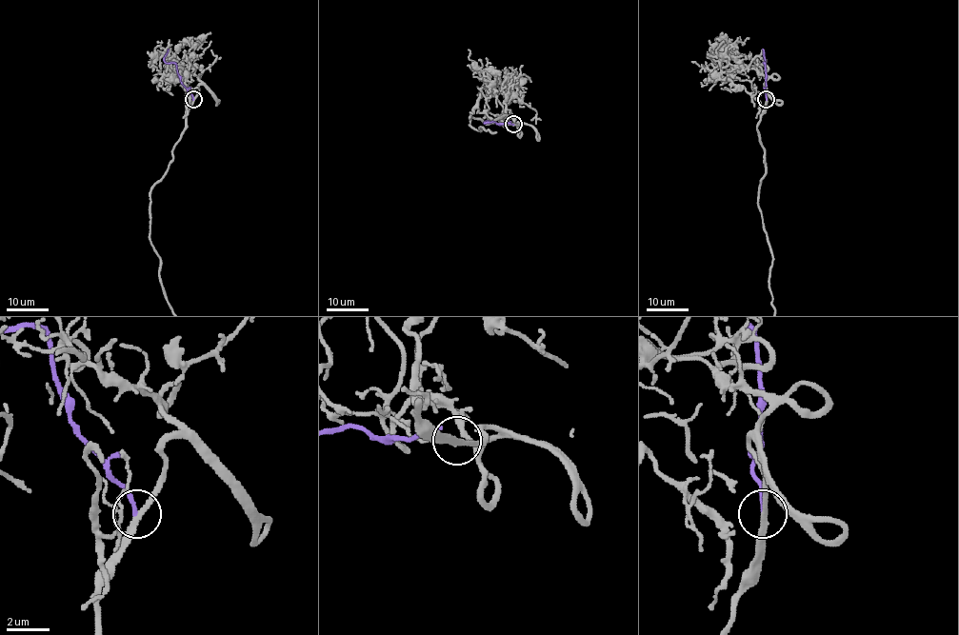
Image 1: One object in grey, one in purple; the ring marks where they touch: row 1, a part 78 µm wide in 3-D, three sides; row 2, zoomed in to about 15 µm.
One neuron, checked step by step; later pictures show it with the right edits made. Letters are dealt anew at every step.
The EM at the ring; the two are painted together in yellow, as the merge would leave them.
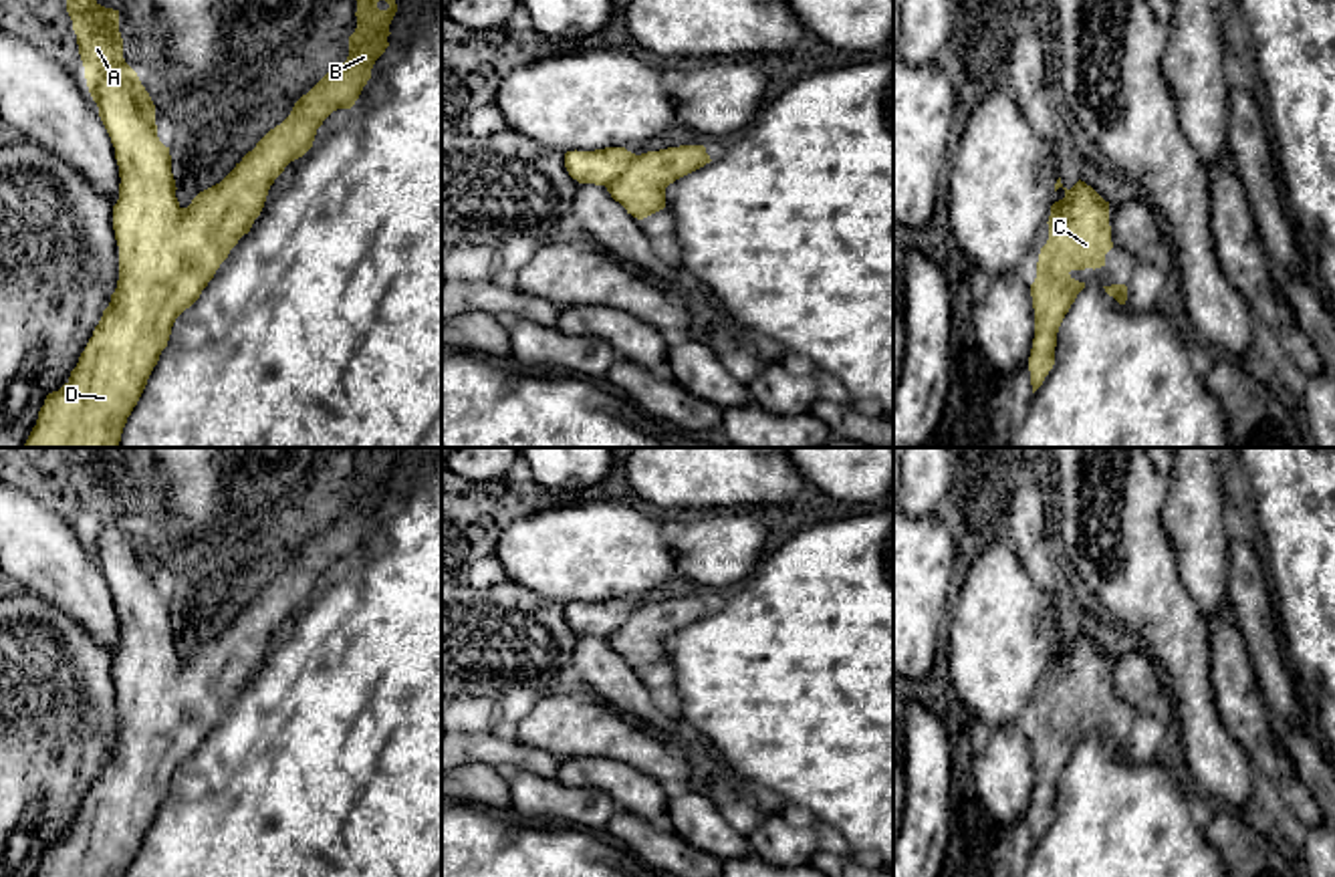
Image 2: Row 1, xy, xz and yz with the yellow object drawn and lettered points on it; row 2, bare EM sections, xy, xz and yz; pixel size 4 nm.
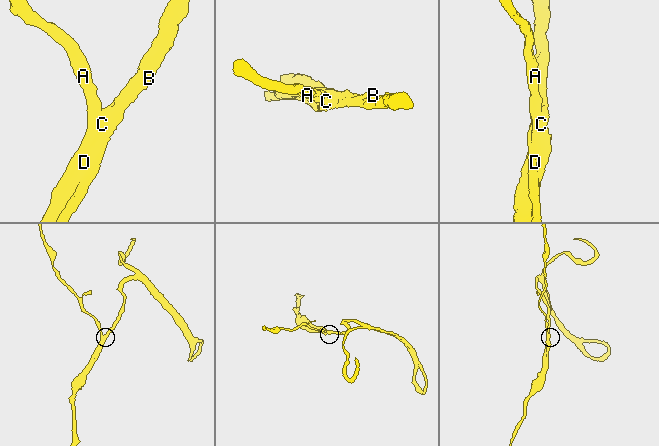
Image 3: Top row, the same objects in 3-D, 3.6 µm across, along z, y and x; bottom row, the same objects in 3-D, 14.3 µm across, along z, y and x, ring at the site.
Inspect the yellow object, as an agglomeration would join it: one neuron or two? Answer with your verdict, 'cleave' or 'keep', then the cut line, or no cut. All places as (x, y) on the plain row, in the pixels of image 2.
keep; no cut

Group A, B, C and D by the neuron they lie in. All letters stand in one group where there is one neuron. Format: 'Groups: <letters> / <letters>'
Groups: A B C D

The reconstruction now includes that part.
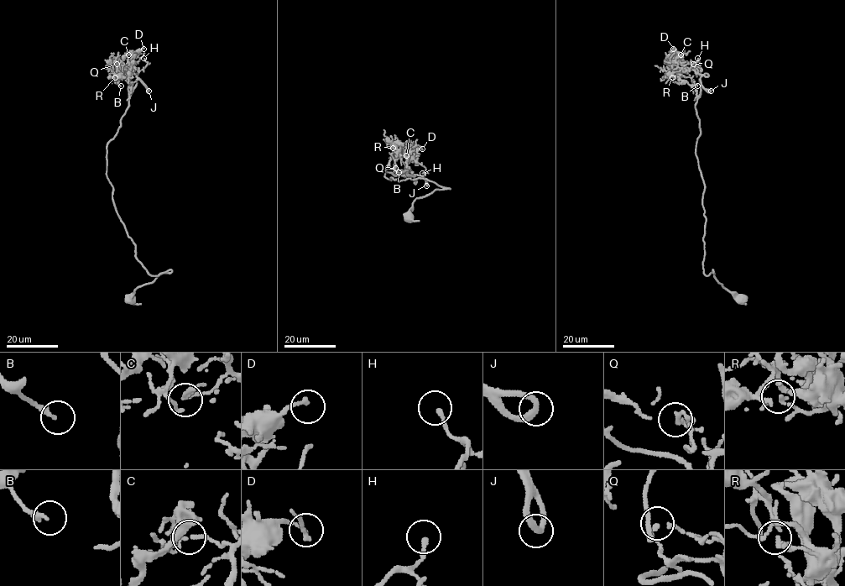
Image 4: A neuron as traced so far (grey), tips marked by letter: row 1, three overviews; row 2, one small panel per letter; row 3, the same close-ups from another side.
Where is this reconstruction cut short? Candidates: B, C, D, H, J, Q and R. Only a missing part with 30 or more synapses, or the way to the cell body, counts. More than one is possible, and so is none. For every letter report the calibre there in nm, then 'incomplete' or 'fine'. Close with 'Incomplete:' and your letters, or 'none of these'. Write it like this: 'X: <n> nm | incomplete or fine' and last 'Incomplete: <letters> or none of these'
B: 240 nm | fine
C: 120 nm | fine
D: 170 nm | fine
H: 190 nm | fine
J: 240 nm | fine
Q: 120 nm | fine
R: 150 nm | incomplete
Incomplete: R

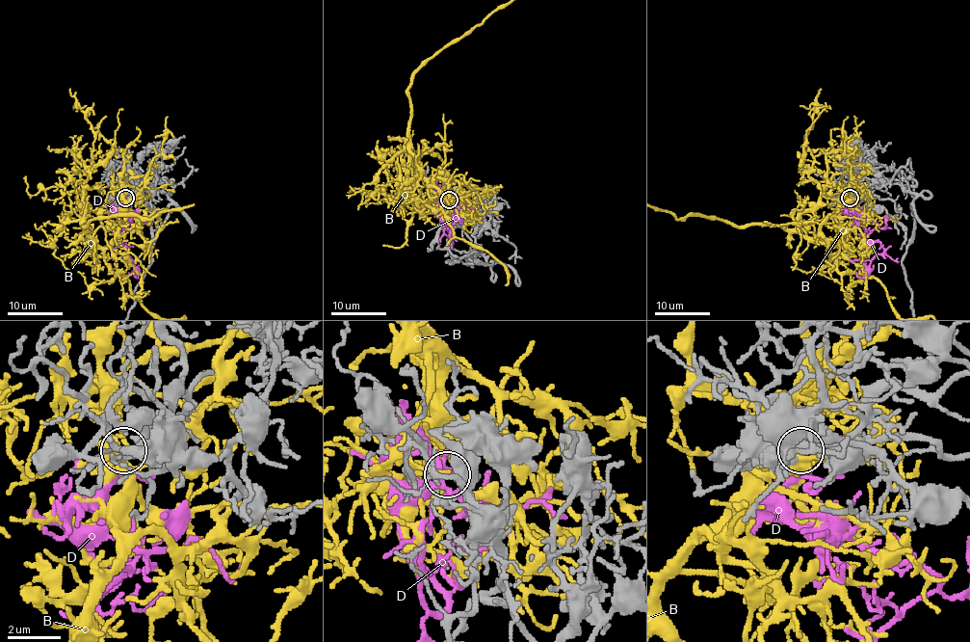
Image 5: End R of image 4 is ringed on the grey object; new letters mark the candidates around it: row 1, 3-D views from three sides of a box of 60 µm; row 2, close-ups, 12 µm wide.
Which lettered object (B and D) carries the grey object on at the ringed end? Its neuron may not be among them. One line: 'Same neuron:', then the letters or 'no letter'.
Same neuron: D

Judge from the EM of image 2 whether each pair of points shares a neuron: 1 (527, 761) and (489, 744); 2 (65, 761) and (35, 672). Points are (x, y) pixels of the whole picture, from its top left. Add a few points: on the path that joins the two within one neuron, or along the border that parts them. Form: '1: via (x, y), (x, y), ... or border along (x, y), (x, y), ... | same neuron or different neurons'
1: via (517, 757), (499, 753) | same neuron
2: via (47, 738), (35, 694) | same neuron

